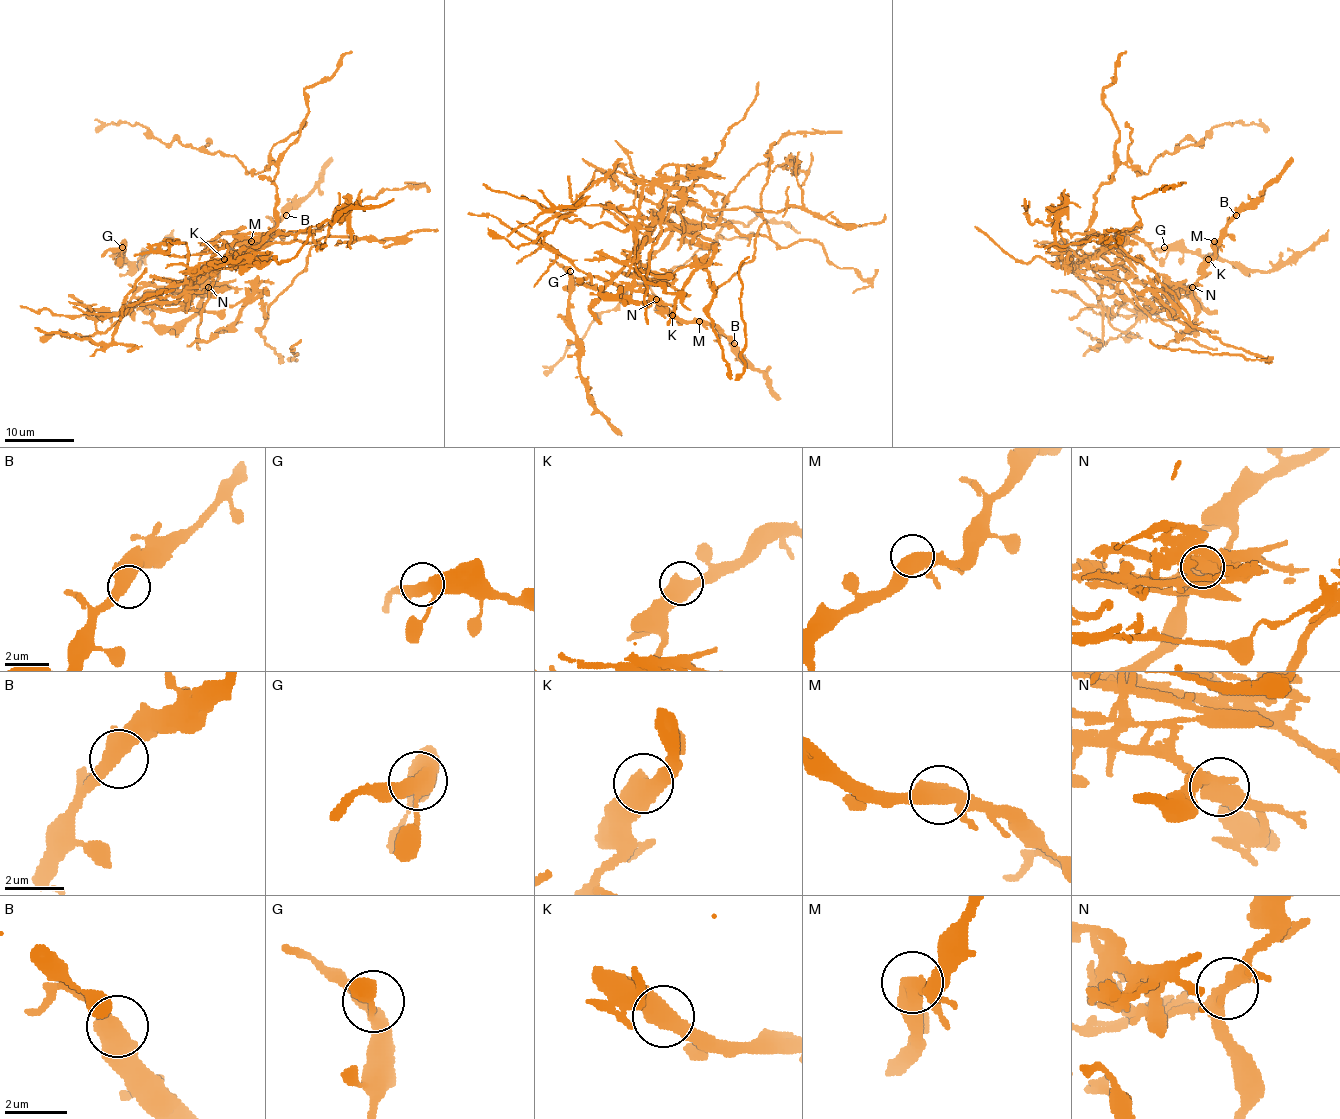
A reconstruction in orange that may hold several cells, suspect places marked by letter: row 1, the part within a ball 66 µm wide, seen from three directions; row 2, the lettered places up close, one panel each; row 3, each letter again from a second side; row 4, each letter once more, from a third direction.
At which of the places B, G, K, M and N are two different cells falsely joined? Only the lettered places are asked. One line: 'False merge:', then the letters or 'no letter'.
False merge: N

